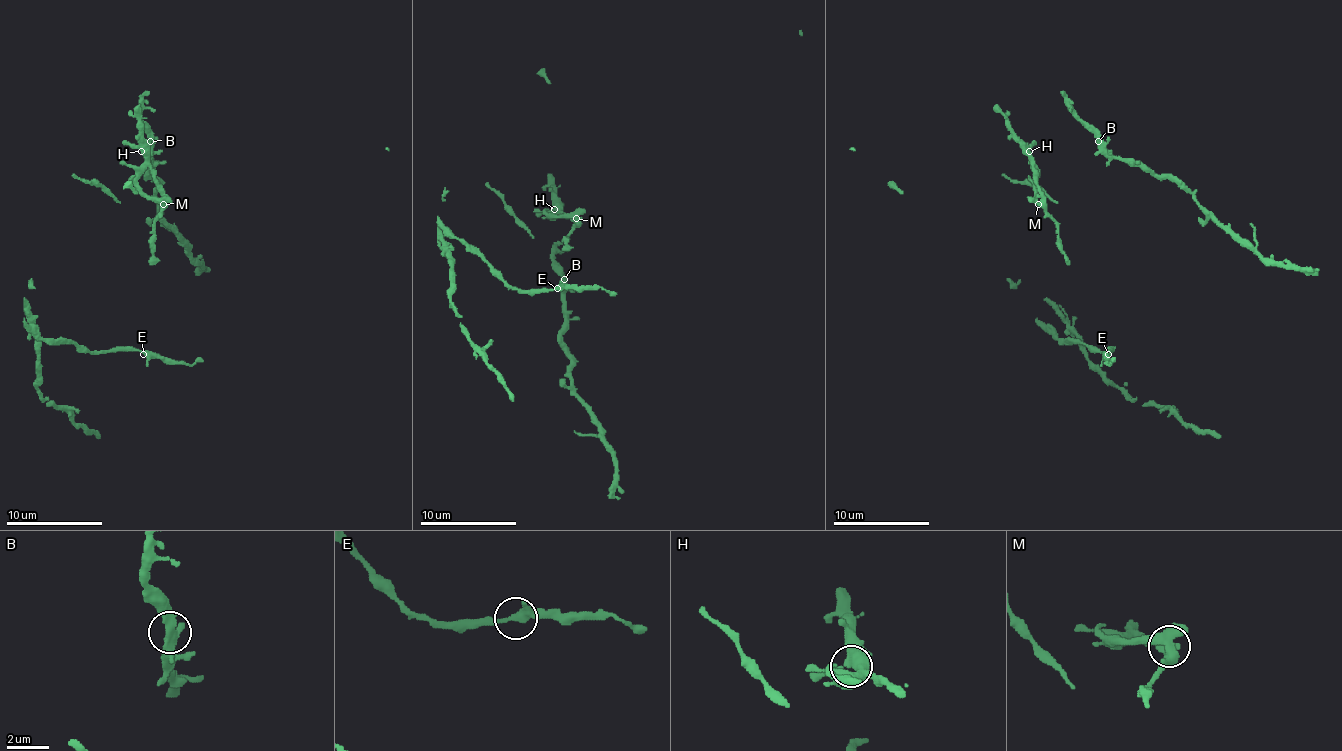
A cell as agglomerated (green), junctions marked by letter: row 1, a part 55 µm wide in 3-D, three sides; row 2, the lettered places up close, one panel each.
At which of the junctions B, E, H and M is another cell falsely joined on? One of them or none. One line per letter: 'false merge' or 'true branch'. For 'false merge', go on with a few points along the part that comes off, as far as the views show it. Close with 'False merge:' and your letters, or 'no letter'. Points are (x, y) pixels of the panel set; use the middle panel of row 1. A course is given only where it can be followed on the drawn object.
B: true branch
E: true branch
H: true branch
M: true branch
False merge: no letter

